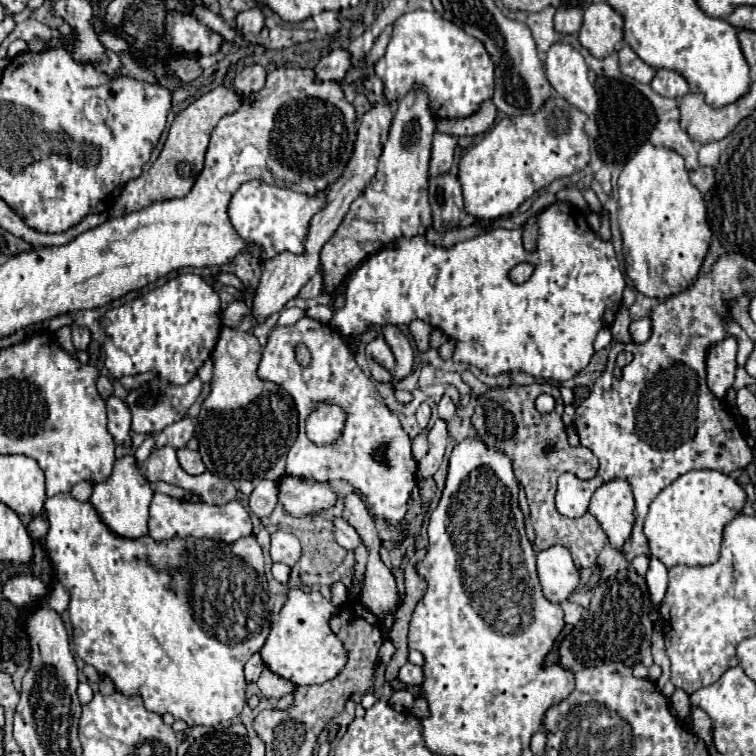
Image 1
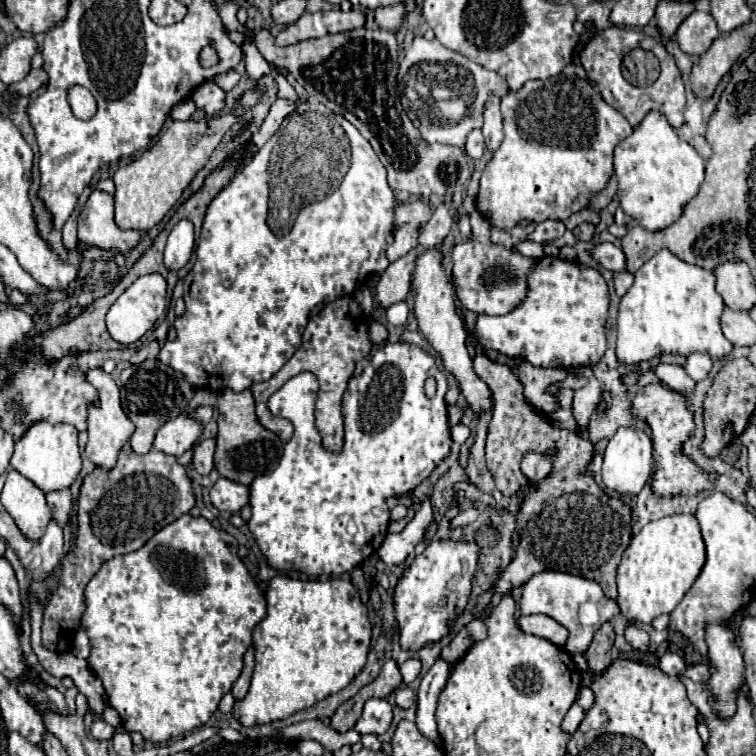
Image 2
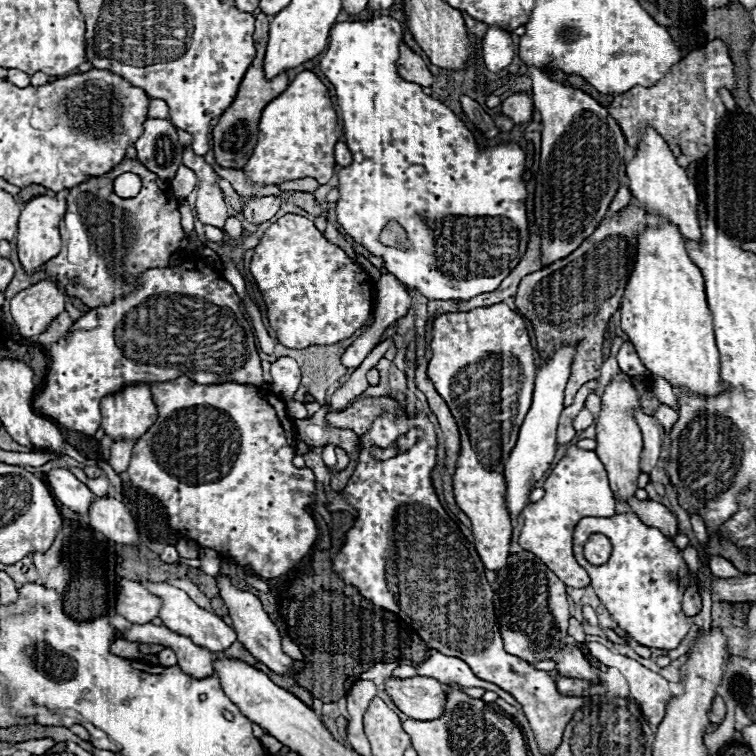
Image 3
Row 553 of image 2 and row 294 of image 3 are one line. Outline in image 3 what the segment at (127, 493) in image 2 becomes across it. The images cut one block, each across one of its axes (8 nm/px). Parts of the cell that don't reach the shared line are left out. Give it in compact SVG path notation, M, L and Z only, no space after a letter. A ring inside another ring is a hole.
M124 158L116 168L106 172L104 178L106 184L94 188L94 192L80 192L78 198L74 196L74 188L68 192L66 216L60 222L62 250L42 266L68 296L80 298L90 308L108 306L116 298L128 296L138 286L142 272L166 268L170 256L186 236L180 226L178 200L170 192L170 184L156 178L156 174L146 170L138 160ZM124 172L134 172L142 180L142 190L134 198L114 194L112 180Z

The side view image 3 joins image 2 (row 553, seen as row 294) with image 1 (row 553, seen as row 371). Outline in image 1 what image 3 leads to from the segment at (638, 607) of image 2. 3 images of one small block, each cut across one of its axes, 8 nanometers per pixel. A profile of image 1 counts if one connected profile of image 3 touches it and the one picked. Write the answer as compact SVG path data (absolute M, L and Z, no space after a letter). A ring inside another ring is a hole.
M690 470L668 484L650 504L648 516L644 520L644 536L648 540L650 558L658 558L666 568L684 564L684 566L710 566L720 558L720 542L724 526L736 518L744 506L746 492L738 482L716 470Z

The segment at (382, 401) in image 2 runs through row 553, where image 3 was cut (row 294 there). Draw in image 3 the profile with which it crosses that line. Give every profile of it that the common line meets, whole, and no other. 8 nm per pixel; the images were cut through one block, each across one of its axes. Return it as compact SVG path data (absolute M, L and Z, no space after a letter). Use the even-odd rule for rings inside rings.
M286 214L276 224L272 224L258 246L254 248L254 256L250 262L250 272L264 296L266 316L270 326L276 330L276 338L286 348L308 348L314 344L332 346L350 338L356 330L368 324L372 312L372 294L374 280L366 274L358 264L354 264L342 248L328 242L324 234L304 216Z

